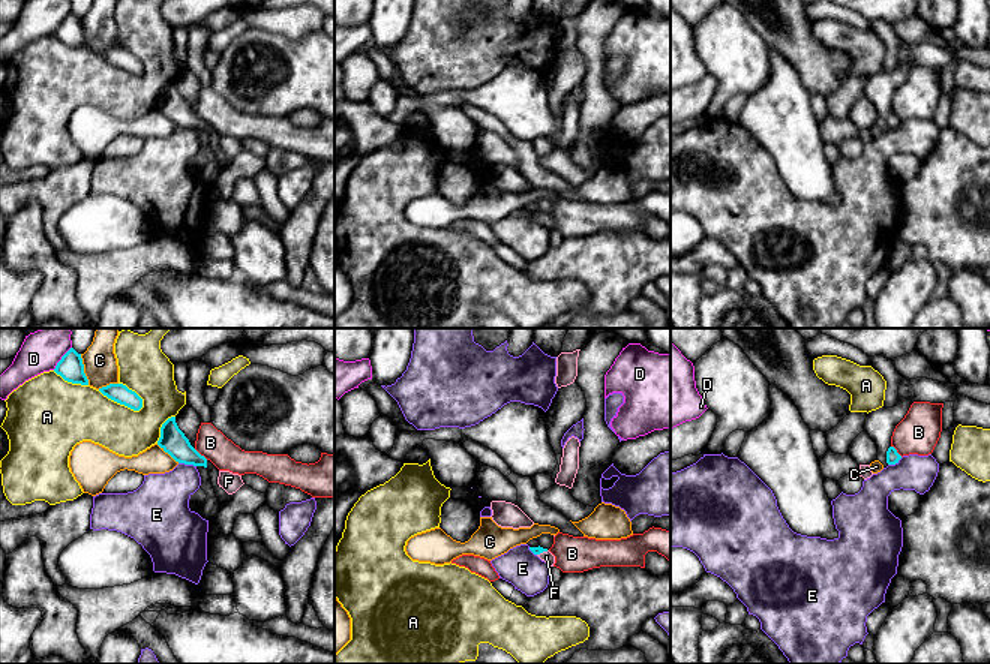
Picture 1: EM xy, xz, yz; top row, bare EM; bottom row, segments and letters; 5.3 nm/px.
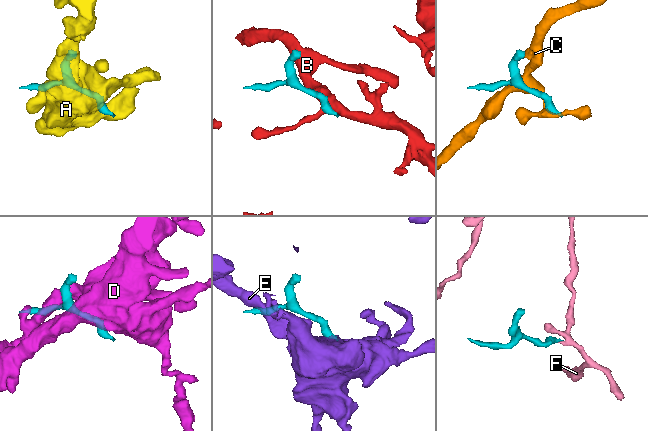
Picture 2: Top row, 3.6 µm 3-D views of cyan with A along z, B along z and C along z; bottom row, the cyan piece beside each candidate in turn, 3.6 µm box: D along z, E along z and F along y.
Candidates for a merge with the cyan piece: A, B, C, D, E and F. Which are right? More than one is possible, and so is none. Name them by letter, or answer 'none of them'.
F

